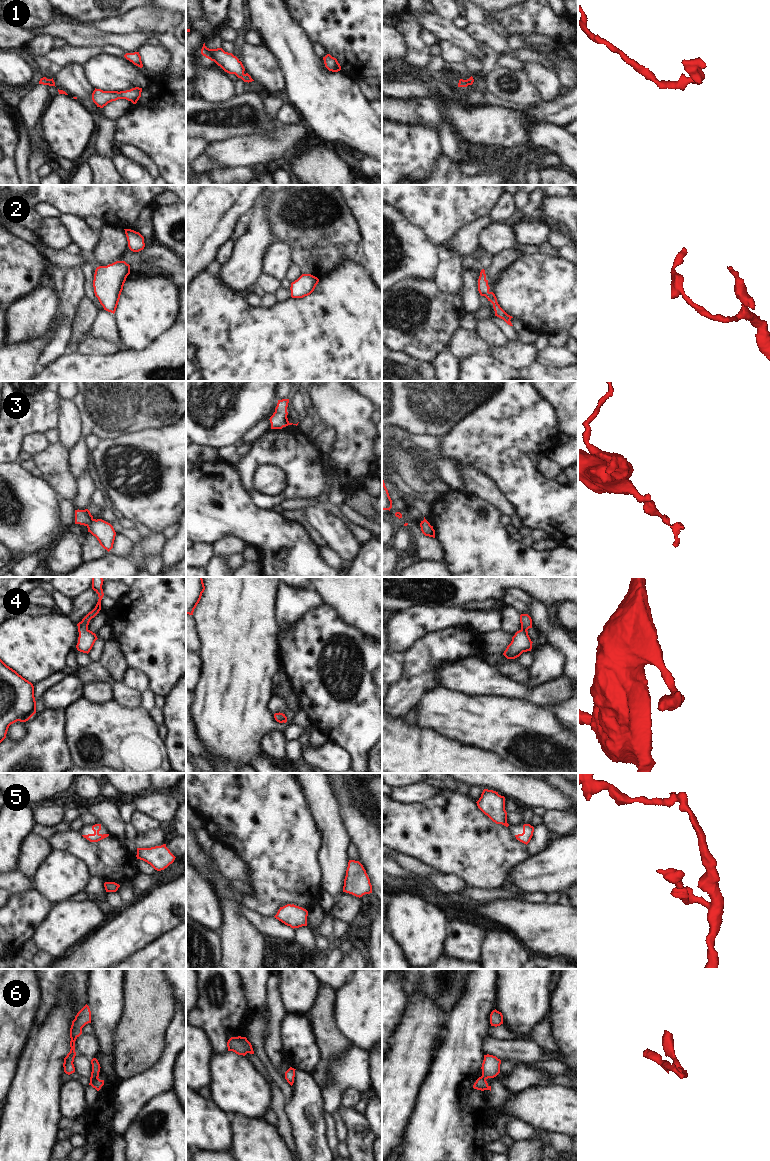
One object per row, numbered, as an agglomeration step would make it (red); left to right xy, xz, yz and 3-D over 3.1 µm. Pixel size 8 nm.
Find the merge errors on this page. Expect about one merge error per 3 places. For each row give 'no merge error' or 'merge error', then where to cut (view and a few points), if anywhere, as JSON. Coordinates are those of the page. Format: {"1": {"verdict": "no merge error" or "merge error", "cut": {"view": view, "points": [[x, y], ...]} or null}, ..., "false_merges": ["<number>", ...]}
{"1": {"verdict": "no merge error", "cut": null}, "2": {"verdict": "no merge error", "cut": null}, "3": {"verdict": "merge error", "cut": {"view": "xy", "points": [[93, 519], [87, 526]]}}, "4": {"verdict": "no merge error", "cut": null}, "5": {"verdict": "no merge error", "cut": null}, "6": {"verdict": "merge error", "cut": {"view": "xy", "points": [[98, 1075], [90, 1081]]}}, "false_merges": ["3", "6"]}

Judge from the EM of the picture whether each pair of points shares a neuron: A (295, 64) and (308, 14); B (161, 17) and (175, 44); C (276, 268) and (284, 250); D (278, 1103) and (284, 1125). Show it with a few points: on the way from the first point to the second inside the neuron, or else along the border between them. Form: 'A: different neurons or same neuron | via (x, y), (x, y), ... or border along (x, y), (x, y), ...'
A: different neurons | border along (290, 10), (310, 39), (315, 43)
B: different neurons | border along (174, 29), (156, 35), (145, 34)
C: same neuron | via (277, 264), (281, 254)
D: same neuron | via (278, 1108), (282, 1120)

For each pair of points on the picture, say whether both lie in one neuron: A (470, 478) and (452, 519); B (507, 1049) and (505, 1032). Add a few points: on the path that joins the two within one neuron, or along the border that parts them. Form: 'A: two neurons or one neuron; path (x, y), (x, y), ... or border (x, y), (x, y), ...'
A: two neurons; border (466, 490), (487, 501)
B: two neurons; border (489, 1035), (501, 1040), (529, 1040)

